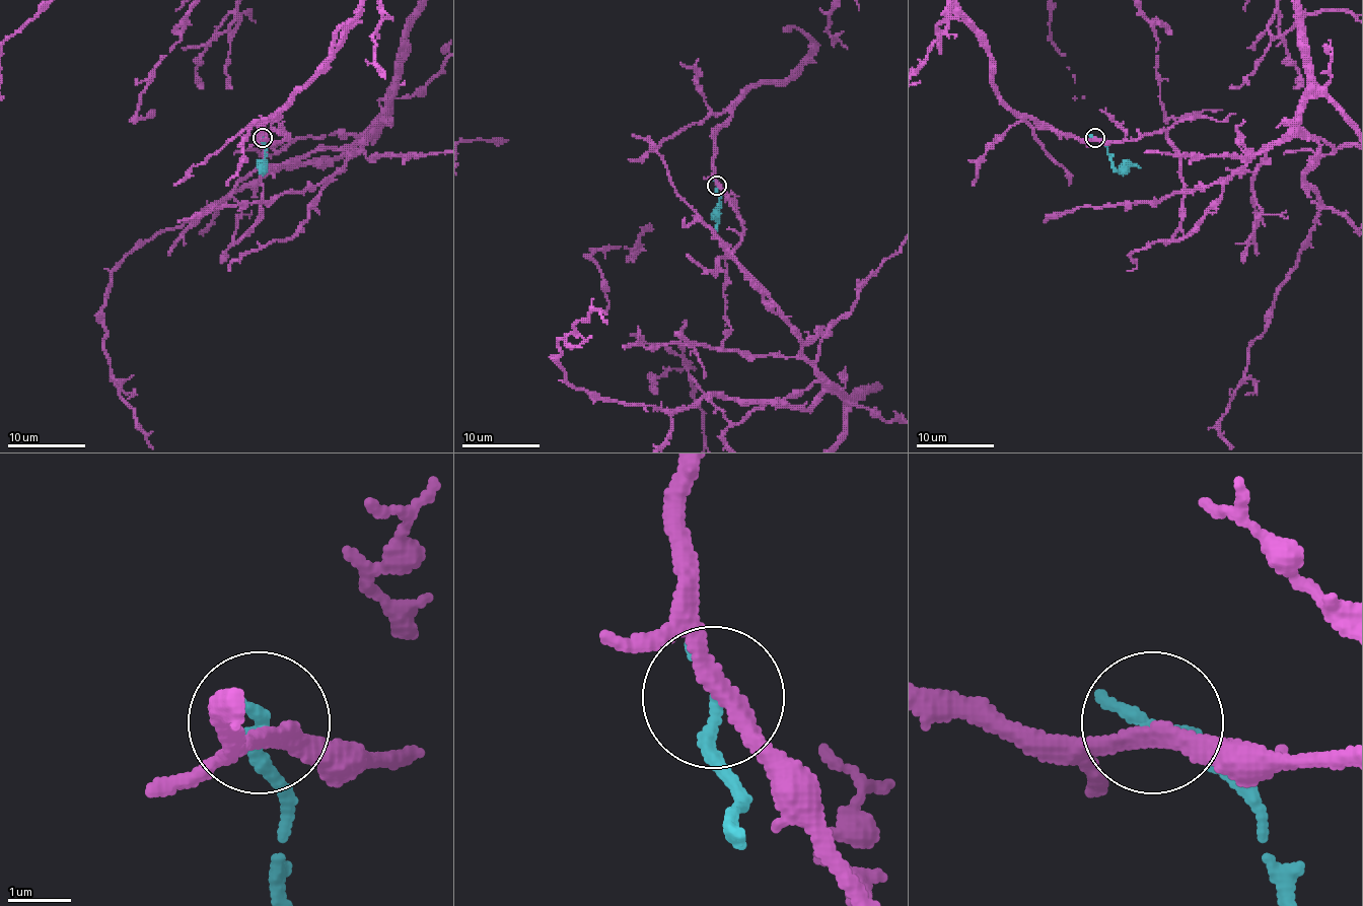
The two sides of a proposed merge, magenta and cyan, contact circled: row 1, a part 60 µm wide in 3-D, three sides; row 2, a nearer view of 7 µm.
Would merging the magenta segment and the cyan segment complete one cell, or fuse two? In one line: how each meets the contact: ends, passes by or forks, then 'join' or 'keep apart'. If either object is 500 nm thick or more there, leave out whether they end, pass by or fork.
magenta passes by | cyan ends | keep apart

